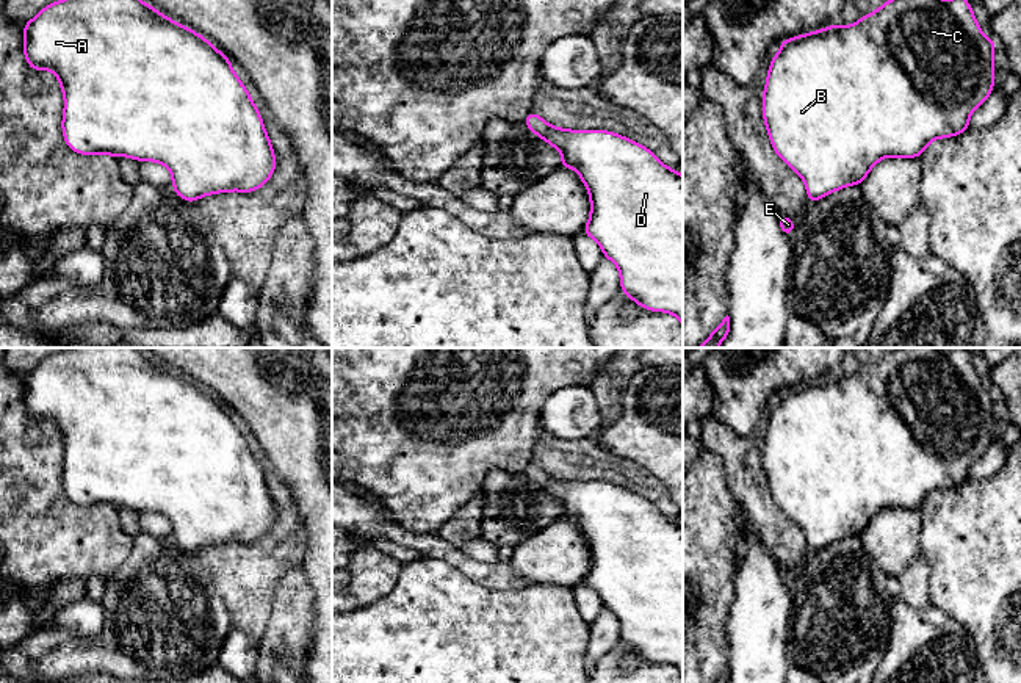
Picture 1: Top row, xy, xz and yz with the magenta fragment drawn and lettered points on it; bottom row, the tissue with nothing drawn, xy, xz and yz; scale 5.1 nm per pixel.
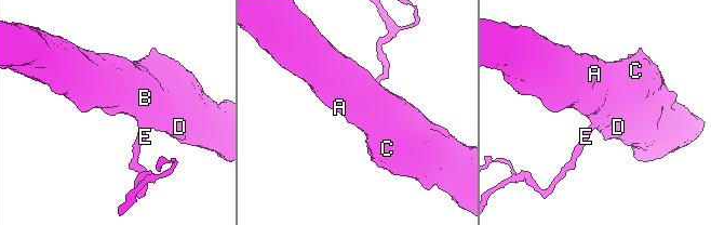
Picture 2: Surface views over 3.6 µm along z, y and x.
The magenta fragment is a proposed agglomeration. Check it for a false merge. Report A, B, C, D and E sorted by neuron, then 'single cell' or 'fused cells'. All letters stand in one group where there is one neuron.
groups A B C D E; single cell

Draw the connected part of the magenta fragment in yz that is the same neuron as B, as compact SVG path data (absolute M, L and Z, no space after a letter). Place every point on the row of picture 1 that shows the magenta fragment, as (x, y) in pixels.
M886 0L877 11L864 14L858 22L847 27L833 23L824 30L785 39L780 42L780 52L770 61L763 91L763 119L770 144L775 154L802 177L810 204L821 201L836 190L861 185L872 166L882 158L922 157L922 152L933 139L957 136L969 128L969 114L993 92L994 45L994 39L982 34L982 28L968 0Z

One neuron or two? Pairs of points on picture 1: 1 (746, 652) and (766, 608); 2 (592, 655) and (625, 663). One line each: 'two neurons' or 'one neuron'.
1: one neuron
2: two neurons

